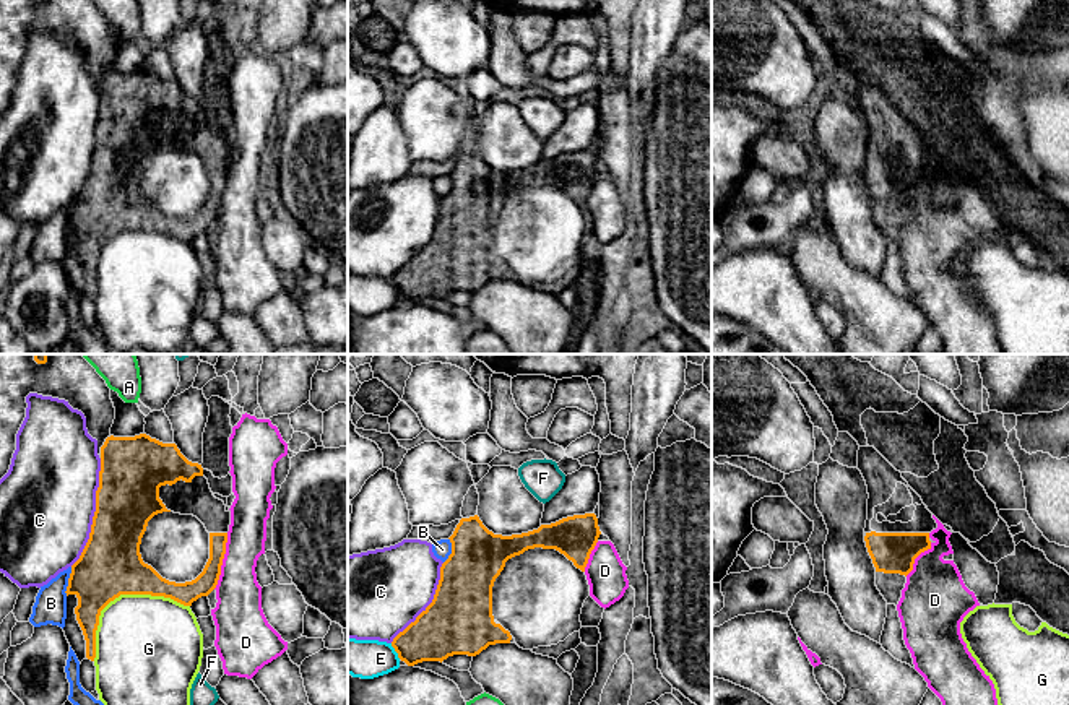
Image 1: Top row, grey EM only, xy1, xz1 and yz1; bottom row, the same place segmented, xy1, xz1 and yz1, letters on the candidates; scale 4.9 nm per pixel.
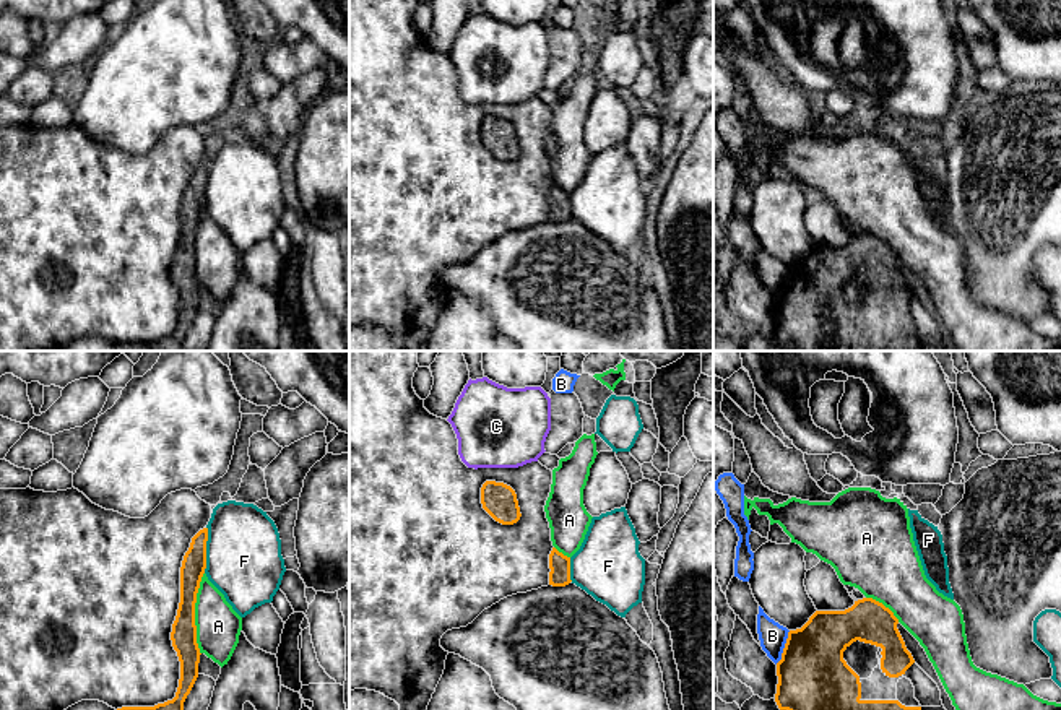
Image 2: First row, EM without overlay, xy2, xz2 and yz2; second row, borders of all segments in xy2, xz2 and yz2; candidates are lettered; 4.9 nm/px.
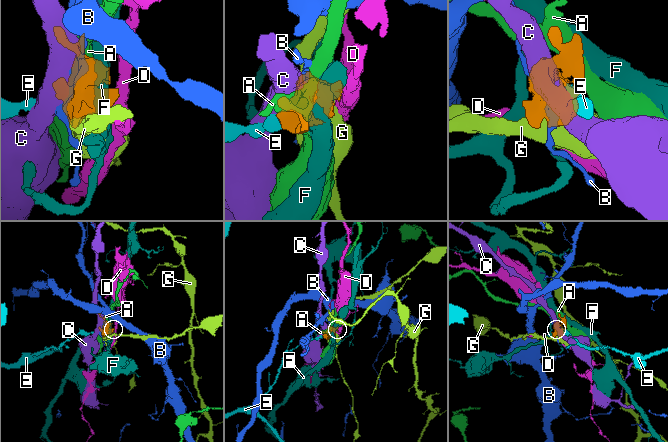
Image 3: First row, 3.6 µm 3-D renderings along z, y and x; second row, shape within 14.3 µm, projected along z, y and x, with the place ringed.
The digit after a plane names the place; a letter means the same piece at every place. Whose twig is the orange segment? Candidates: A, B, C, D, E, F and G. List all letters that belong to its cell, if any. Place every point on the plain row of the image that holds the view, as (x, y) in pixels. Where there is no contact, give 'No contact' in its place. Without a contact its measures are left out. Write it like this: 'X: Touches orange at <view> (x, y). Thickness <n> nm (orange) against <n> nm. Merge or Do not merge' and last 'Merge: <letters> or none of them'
A: Touches orange at xy2 (194, 249). Thickness 130 nm (orange) against 220 nm. Do not merge
B: Touches orange at yz2 (785, 283). Thickness 360 nm (orange) against 140 nm. Do not merge
C: Touches orange at xy1 (95, 148). Thickness 300 nm (orange) against 480 nm. Do not merge
D: Touches orange at xy1 (221, 197). Thickness 110 nm (orange) against 220 nm. Do not merge
E: Touches orange at xz1 (395, 286). Thickness 260 nm (orange) against 190 nm. Do not merge
F: Touches orange at xy2 (205, 186). Thickness 120 nm (orange) against 380 nm. Do not merge
G: Touches orange at xy1 (121, 229). Thickness 300 nm (orange) against 440 nm. Do not merge
Merge: none of them

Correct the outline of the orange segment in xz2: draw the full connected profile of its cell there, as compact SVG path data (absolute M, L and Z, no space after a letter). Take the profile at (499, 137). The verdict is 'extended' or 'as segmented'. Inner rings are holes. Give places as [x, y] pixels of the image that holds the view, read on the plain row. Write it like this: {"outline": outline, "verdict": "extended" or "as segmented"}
{"outline": "M486 117L481 123L481 140L502 161L513 161L522 153L515 127L504 119Z", "verdict": "as segmented"}

